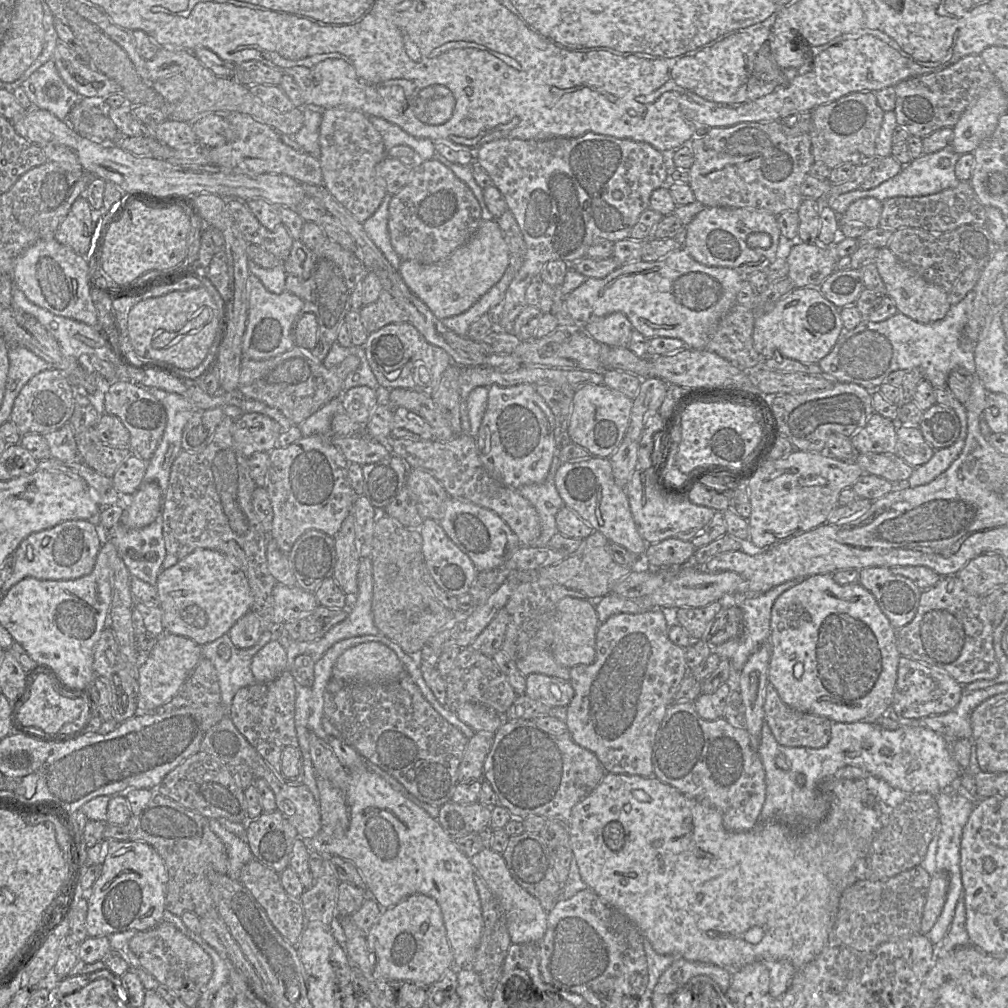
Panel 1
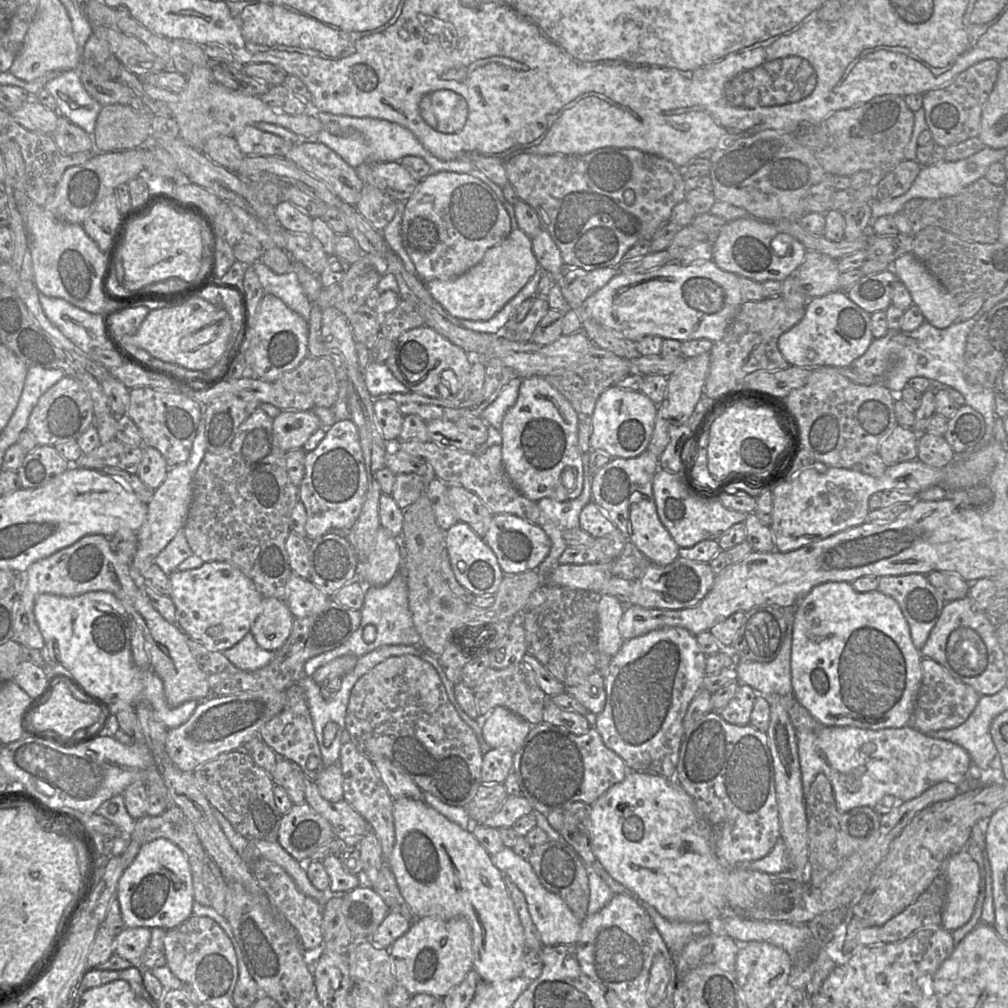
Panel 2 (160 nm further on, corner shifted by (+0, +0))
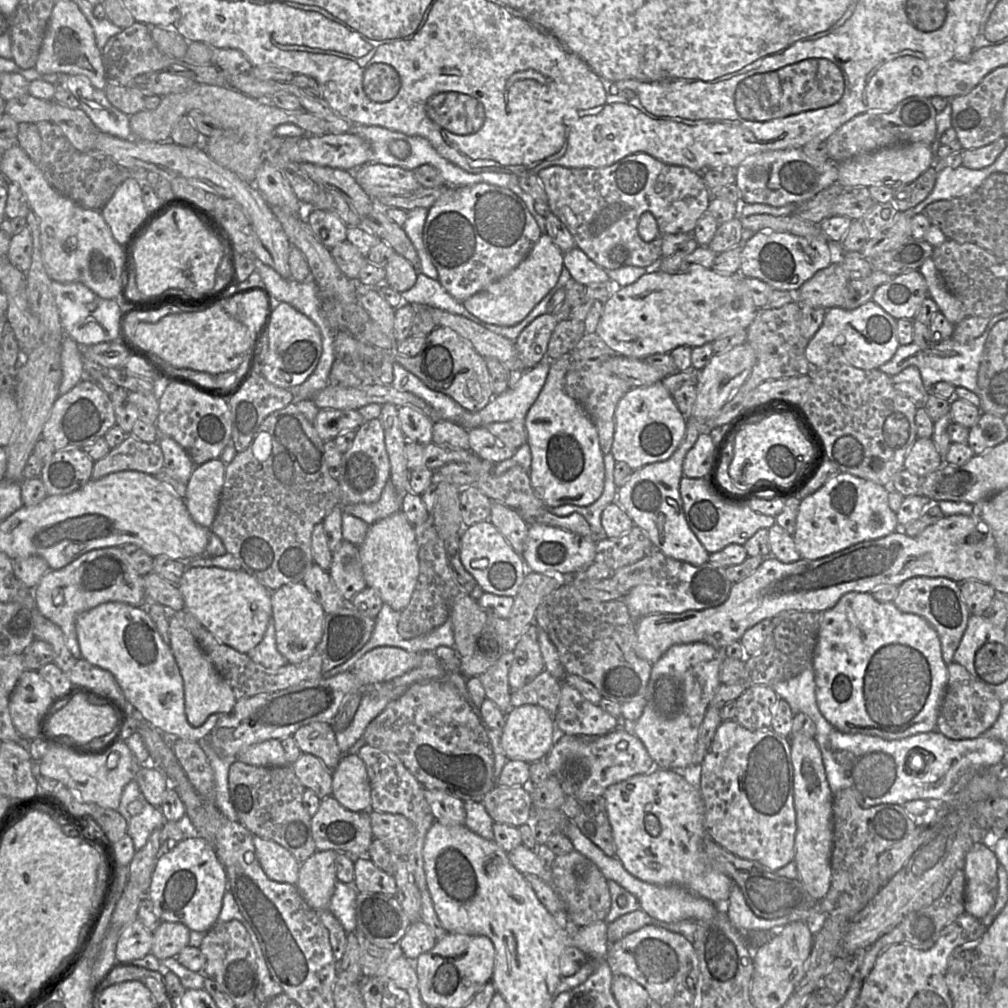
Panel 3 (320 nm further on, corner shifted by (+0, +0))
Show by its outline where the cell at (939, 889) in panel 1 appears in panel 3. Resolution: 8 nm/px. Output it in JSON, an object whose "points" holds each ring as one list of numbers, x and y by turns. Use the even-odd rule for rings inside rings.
{"points":[[983,843,975,844,965,856,965,913,982,919,995,904,998,894,999,862]]}

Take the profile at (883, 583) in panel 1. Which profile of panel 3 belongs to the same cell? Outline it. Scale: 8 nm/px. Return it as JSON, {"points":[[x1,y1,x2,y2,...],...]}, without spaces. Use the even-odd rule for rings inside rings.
{"points":[[912,577,897,588,894,605,903,612,924,618,937,634,945,662,955,664,954,655,971,614,962,598,959,583,946,577]]}

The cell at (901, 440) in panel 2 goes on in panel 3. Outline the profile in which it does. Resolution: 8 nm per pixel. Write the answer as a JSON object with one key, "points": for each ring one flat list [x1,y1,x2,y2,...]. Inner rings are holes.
{"points":[[918,437,909,450,904,468,918,476,924,476,939,469,945,463,930,438]]}

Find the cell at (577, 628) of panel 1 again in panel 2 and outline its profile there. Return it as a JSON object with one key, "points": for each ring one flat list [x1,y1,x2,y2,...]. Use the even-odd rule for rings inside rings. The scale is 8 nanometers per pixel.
{"points":[[601,595,597,608,596,645,603,654,615,655,625,641,618,628,625,607,617,598]]}

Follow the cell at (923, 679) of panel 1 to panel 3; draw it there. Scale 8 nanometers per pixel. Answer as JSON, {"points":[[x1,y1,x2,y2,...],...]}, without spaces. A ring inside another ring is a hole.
{"points":[[947,664,948,680,940,705,935,731,949,739,973,739,984,733,997,720,1002,706,991,691,974,681,958,664]]}

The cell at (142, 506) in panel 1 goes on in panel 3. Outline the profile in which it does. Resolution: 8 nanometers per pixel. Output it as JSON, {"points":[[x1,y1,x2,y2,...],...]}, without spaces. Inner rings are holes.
{"points":[[219,458,197,465,186,483,184,502,197,524,210,528,219,505,226,464]]}

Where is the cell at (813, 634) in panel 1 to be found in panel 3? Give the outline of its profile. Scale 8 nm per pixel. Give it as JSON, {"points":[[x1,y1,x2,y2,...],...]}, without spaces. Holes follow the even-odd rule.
{"points":[[865,592,846,593,834,607,818,613,821,623,812,668,817,705,827,721,844,733,883,739,935,731,948,671,932,626,921,616,903,612,893,602,880,602]]}

